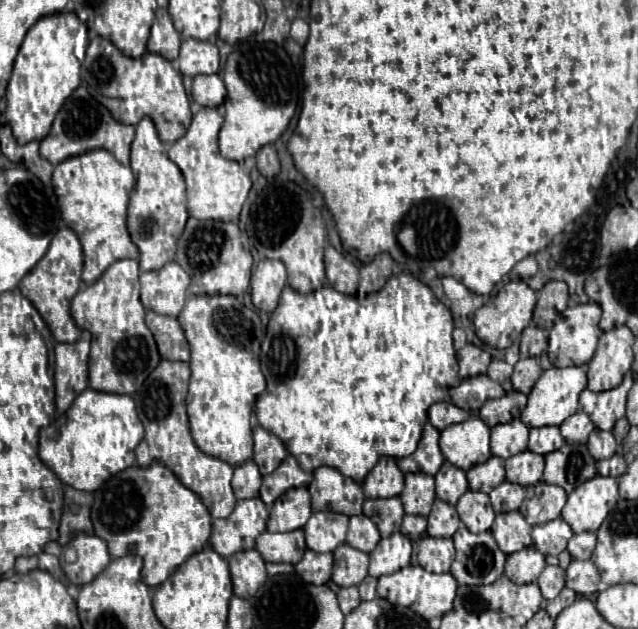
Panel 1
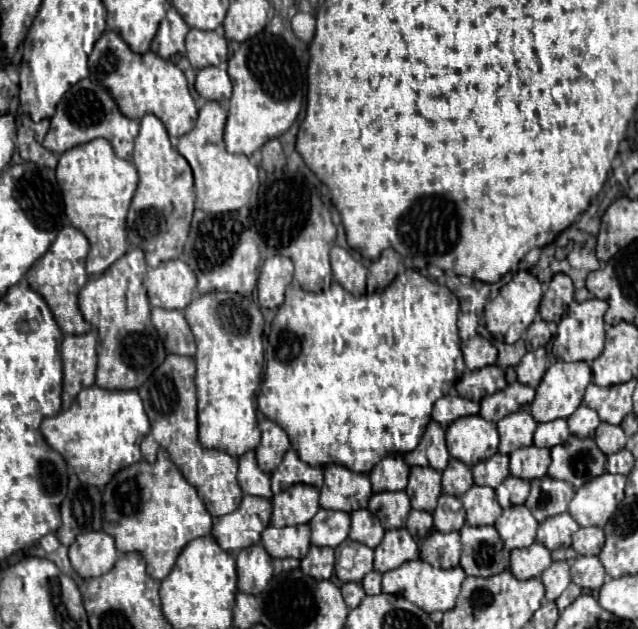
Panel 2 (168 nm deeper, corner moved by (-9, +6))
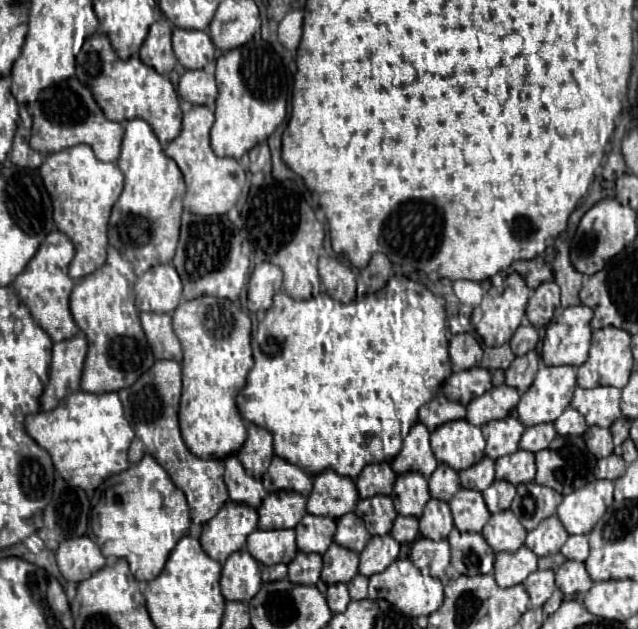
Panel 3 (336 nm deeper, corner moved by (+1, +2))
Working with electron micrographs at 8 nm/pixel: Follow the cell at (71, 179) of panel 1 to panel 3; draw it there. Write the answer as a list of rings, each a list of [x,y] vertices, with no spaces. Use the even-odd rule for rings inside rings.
[[[74,145],[70,149],[52,153],[40,167],[44,187],[50,193],[54,223],[70,237],[76,247],[76,255],[70,263],[70,277],[80,279],[102,267],[108,249],[108,219],[114,203],[124,189],[124,177],[116,163],[104,163],[94,157],[88,145]]]

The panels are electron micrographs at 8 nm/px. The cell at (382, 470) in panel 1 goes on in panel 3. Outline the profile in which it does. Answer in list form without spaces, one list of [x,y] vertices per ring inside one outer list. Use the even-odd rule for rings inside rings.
[[[374,463],[366,465],[356,479],[356,487],[360,497],[374,497],[374,495],[390,495],[396,481],[396,473],[390,469],[388,463]]]

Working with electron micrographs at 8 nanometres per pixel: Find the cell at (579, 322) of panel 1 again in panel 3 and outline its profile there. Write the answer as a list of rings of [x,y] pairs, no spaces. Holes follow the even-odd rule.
[[[586,305],[562,309],[546,329],[542,361],[546,365],[582,365],[588,359],[592,315],[594,311]]]

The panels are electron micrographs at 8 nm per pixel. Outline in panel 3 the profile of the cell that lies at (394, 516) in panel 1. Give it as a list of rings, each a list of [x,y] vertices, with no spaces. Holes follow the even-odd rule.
[[[374,495],[370,499],[360,499],[356,513],[364,519],[366,529],[370,529],[372,535],[388,535],[398,515],[388,495]]]

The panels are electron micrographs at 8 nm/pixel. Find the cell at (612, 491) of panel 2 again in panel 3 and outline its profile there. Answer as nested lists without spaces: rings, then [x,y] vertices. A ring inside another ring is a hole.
[[[592,481],[570,495],[564,495],[558,505],[558,519],[570,535],[588,535],[606,509],[612,505],[612,481]]]

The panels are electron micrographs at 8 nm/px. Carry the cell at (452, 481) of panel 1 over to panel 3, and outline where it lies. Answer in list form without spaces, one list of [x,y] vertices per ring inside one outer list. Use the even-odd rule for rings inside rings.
[[[438,463],[438,469],[430,477],[430,495],[440,501],[450,501],[460,489],[458,473],[444,463]]]

